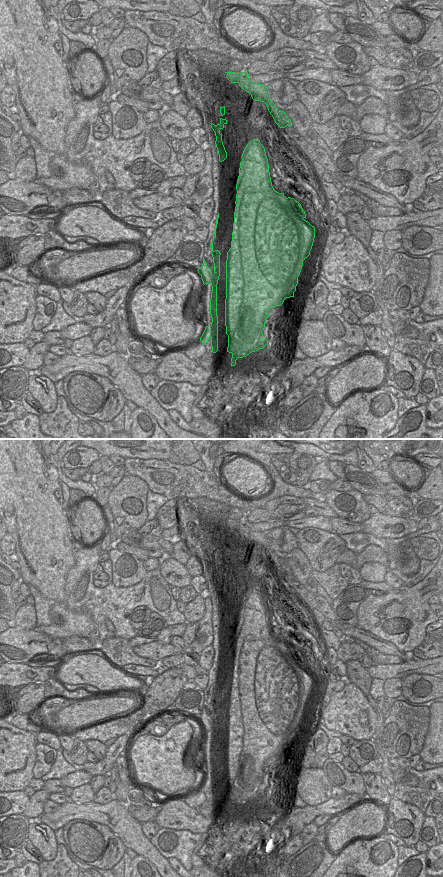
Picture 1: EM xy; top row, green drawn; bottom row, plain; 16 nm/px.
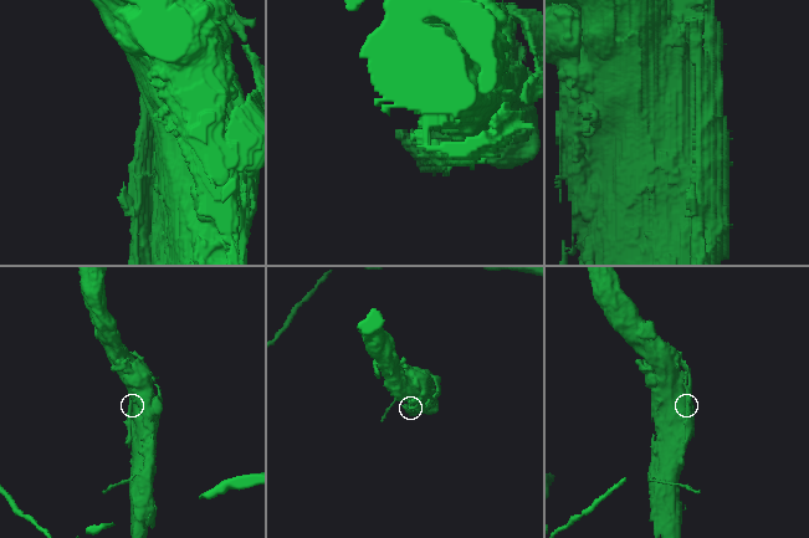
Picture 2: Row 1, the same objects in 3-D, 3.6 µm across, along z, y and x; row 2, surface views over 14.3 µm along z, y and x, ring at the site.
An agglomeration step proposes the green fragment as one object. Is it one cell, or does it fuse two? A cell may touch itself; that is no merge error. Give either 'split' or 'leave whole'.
leave whole

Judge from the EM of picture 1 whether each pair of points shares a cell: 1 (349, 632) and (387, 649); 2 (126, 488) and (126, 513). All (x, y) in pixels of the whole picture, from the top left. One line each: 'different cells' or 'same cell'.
1: same cell
2: same cell

